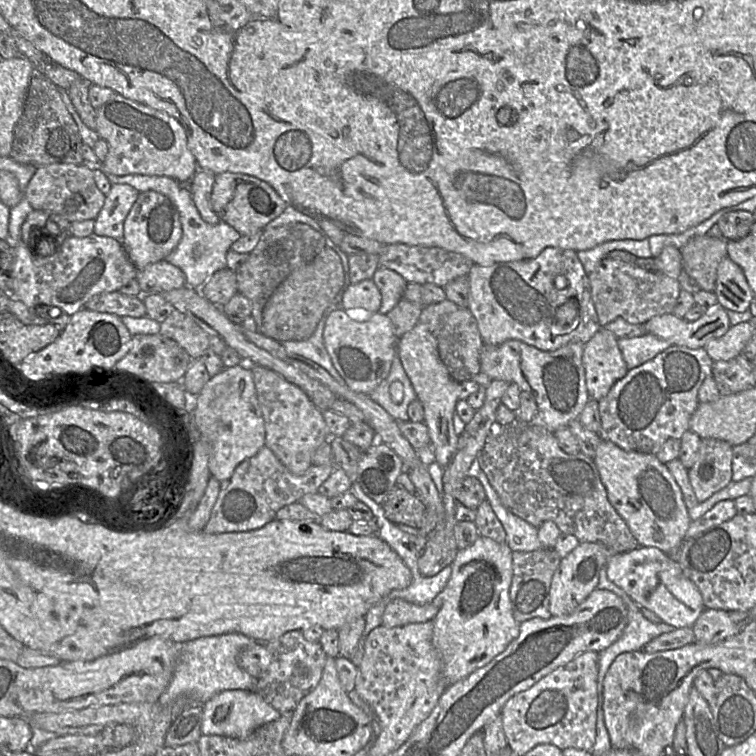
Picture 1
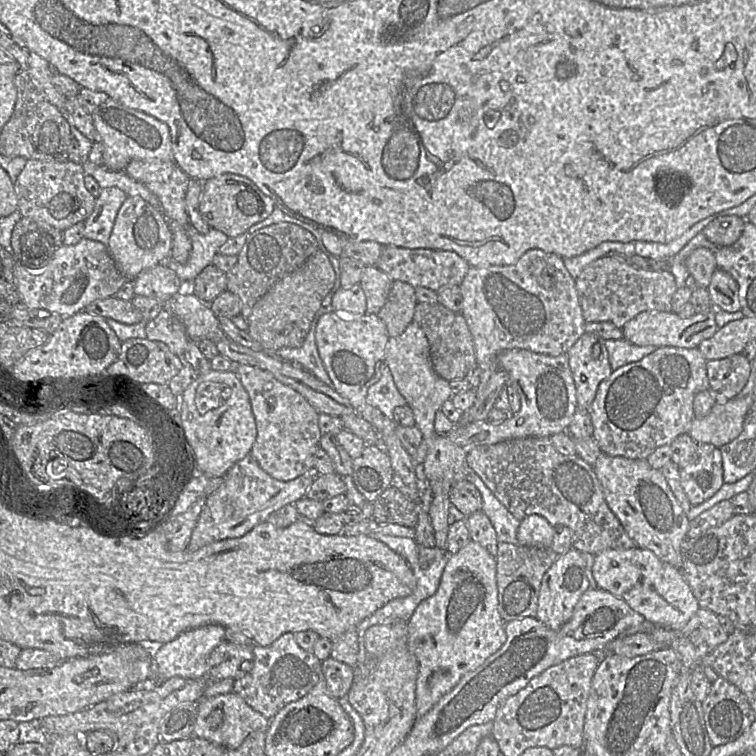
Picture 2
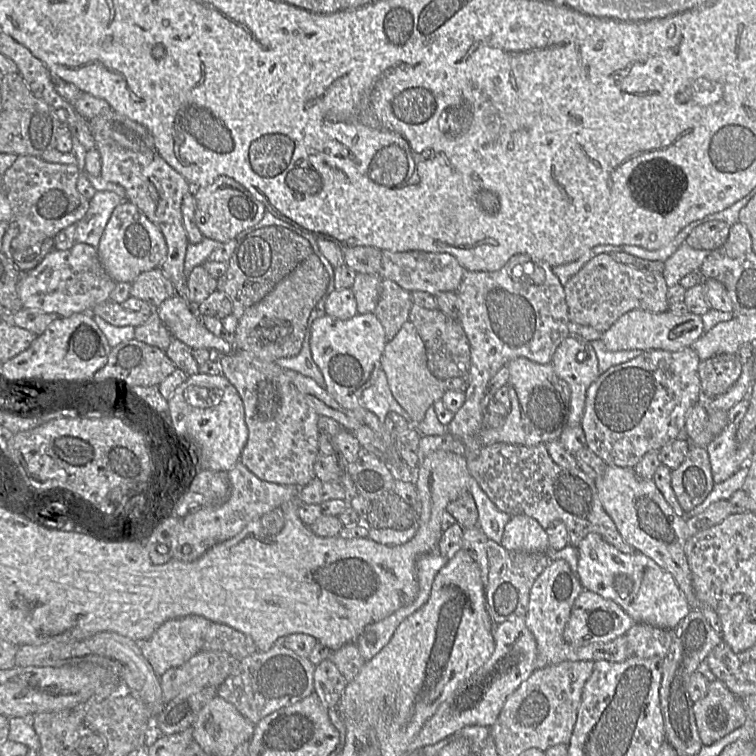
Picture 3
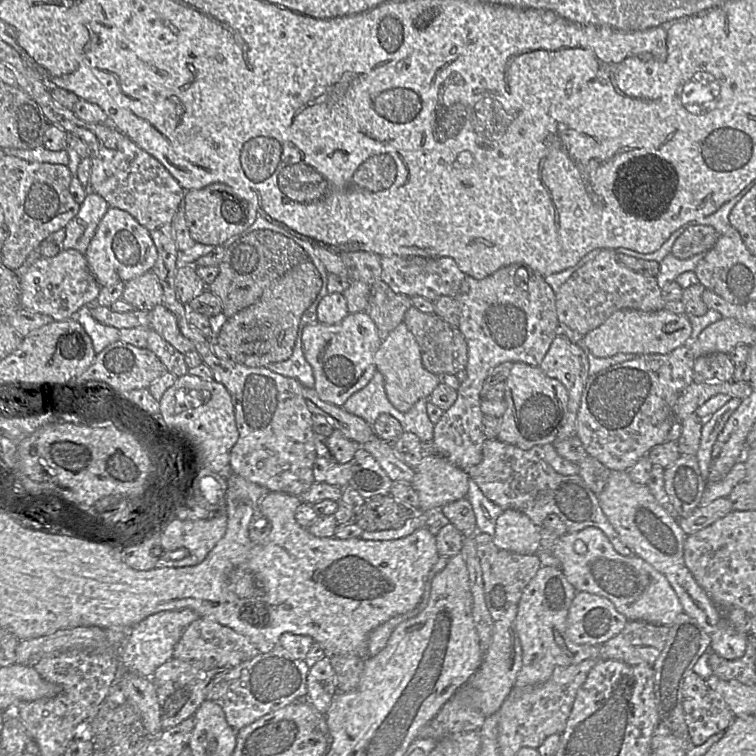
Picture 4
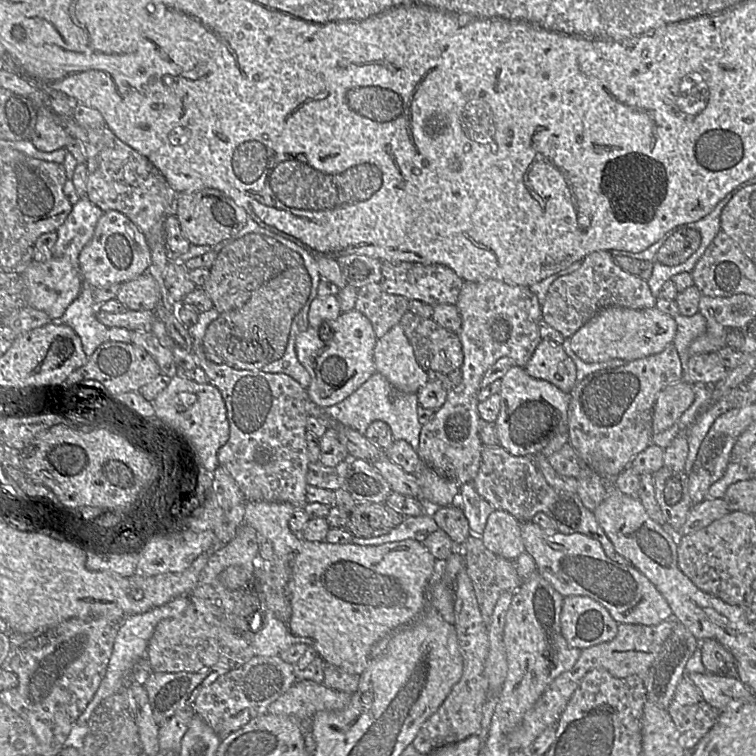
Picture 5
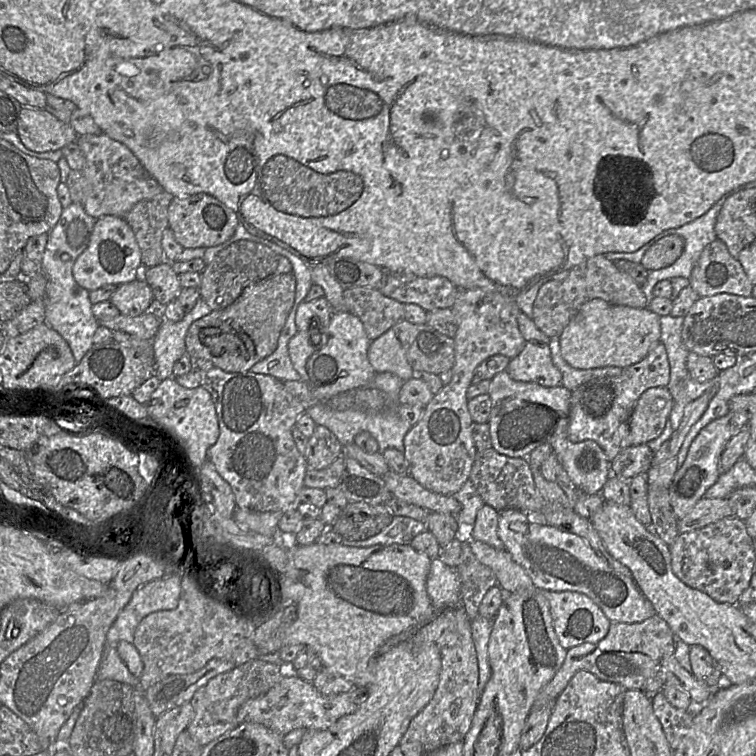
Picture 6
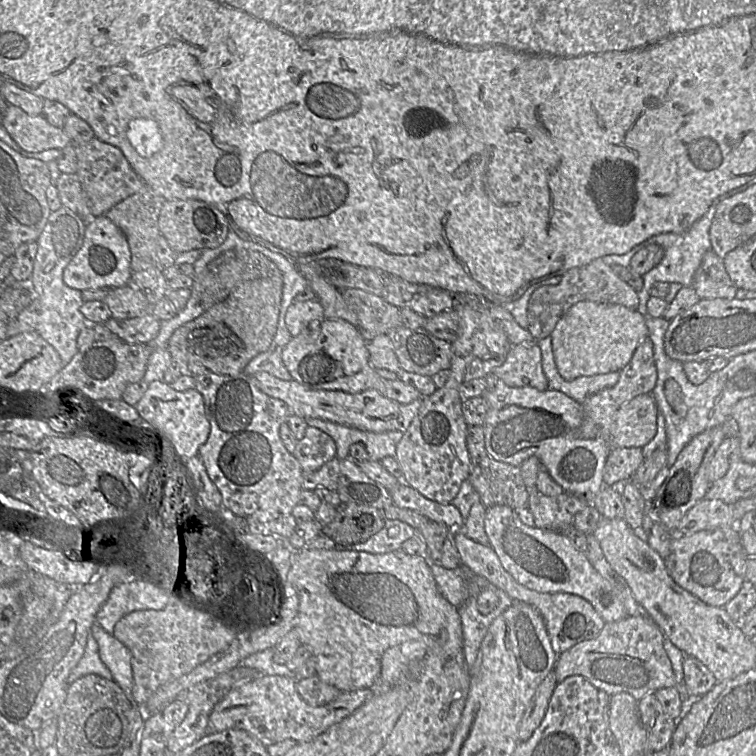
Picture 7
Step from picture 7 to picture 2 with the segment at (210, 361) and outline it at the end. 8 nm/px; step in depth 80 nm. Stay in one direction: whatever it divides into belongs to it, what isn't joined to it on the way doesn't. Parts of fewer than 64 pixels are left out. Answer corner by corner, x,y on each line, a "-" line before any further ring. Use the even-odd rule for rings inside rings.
318,250
297,270
276,283
252,308
249,315
249,335
258,341
265,352
303,345
315,313
326,296
333,296
341,287
337,257

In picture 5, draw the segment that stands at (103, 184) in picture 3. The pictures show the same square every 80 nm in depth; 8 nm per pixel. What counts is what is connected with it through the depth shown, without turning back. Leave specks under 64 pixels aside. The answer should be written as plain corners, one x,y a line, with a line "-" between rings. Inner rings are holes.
86,196
74,204
66,220
56,230
53,257
68,258
78,269
80,252
92,239
96,224
103,213

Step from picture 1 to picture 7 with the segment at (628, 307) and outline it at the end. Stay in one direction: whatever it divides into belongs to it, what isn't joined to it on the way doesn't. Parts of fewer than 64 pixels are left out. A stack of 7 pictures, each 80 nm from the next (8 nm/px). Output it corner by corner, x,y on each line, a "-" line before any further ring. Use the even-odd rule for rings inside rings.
597,258
590,263
572,268
561,275
561,280
554,285
541,285
532,293
527,306
527,330
536,339
549,337
557,322
568,309
579,301
593,301
604,304
620,304
630,310
636,310
639,304
638,293
614,272
613,268
605,264
602,258

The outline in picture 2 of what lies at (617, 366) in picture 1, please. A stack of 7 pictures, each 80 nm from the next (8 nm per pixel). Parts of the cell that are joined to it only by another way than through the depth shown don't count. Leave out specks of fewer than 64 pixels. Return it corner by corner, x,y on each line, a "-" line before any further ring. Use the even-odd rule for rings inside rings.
584,333
566,354
575,383
578,410
588,409
600,383
613,371
604,339

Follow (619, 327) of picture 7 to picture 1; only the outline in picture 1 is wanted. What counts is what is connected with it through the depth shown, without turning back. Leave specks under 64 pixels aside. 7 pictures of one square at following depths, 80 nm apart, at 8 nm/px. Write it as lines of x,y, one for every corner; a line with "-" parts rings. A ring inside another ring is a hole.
719,304
692,322
668,313
645,323
649,334
692,349
702,348
708,341
724,335
730,326
727,311

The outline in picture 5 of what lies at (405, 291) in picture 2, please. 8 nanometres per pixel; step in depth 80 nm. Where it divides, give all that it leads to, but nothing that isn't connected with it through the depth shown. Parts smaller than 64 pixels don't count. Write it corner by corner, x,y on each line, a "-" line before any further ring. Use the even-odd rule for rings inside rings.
371,283
358,288
354,309
369,319
376,338
380,339
398,325
408,305
407,298
385,292
380,283

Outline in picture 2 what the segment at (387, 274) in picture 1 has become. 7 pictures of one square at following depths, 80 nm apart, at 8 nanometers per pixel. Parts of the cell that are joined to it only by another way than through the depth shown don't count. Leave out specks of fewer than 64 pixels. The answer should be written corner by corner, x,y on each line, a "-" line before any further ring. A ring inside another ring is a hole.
377,266
366,267
360,287
366,296
366,314
378,314
386,303
393,280

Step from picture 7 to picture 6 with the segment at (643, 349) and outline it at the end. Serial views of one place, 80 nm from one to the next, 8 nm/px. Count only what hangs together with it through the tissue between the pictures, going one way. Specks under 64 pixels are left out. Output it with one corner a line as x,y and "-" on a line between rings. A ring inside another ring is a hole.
662,343
651,348
641,361
623,368
617,376
592,379
571,391
568,439
572,443
591,440
604,451
610,463
626,448
629,419
640,396
650,388
667,387
670,366
667,351

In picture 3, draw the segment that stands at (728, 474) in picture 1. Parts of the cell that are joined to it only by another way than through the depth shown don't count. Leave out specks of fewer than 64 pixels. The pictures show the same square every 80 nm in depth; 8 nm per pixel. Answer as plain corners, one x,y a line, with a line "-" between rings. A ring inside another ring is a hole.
691,444
690,450
679,467
671,471
671,487
685,514
702,503
714,486
709,455
705,447

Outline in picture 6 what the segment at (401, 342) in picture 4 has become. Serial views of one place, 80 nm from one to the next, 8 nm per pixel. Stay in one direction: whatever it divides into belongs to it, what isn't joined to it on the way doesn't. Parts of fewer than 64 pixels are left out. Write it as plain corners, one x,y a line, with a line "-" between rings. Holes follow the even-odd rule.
392,328
377,339
371,340
368,359
376,373
390,372
404,382
416,375

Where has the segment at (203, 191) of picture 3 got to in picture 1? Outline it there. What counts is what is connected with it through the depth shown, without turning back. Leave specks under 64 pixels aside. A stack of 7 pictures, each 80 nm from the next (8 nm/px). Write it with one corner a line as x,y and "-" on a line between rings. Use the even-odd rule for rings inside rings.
223,172
215,175
210,196
212,210
241,236
262,229
287,207
285,201
266,182
242,173

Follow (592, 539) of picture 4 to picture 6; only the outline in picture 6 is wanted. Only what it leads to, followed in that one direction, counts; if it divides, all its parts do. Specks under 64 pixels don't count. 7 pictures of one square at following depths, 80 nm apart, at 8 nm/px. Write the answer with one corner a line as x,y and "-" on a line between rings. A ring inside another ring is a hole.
516,510
499,512
498,536
512,560
523,567
536,589
548,592
577,592
589,597
603,611
611,623
642,622
655,615
651,603
638,589
630,573
622,573
612,568
581,537
562,532
549,525
528,522
524,513

